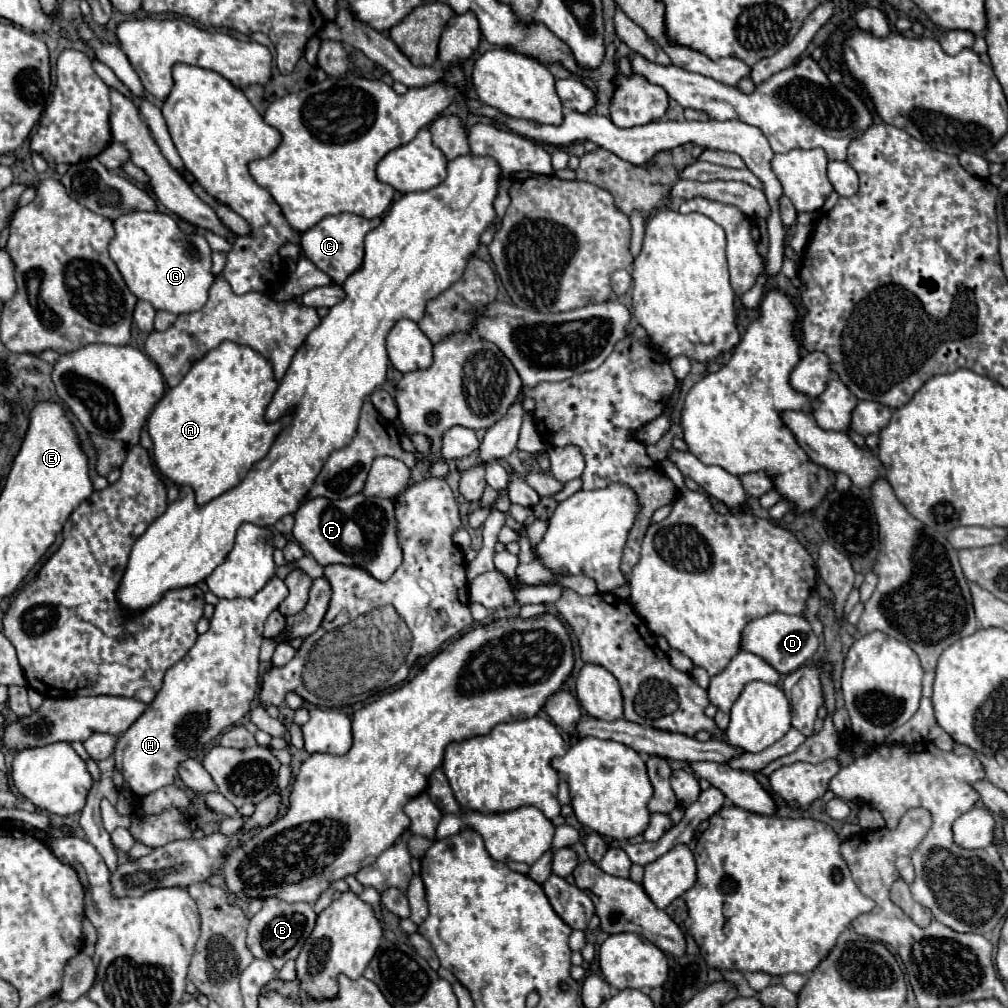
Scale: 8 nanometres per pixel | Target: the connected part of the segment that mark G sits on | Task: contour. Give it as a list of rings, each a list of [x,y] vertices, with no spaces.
[[[135,211],[121,215],[113,221],[113,229],[115,237],[109,243],[109,255],[115,261],[117,269],[121,271],[129,291],[137,299],[149,301],[157,311],[163,309],[175,315],[199,311],[207,303],[207,293],[215,281],[215,275],[211,275],[211,249],[203,235],[183,233],[177,225],[177,219],[161,211]]]

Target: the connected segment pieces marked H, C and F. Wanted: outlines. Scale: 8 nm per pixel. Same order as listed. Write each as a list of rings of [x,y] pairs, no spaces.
[[[273,577],[251,599],[221,599],[215,605],[209,631],[199,635],[191,651],[165,673],[163,687],[157,693],[155,701],[117,741],[113,753],[115,767],[121,771],[125,783],[135,795],[149,795],[165,785],[171,785],[177,773],[177,765],[183,759],[195,759],[199,753],[205,751],[207,743],[211,743],[227,727],[235,725],[251,709],[251,701],[255,699],[259,687],[259,647],[263,641],[263,625],[269,613],[275,611],[279,603],[285,599],[285,595],[287,585],[279,577]]]
[[[353,213],[325,217],[313,229],[309,229],[301,235],[301,247],[319,271],[327,273],[337,285],[341,285],[343,279],[347,279],[347,275],[351,275],[351,271],[357,271],[361,267],[361,263],[363,263],[363,239],[379,223],[381,223],[381,219],[363,219],[359,215],[353,215]]]
[[[357,493],[347,499],[337,499],[333,503],[329,499],[309,499],[297,509],[295,527],[293,527],[293,535],[299,541],[299,545],[307,553],[311,553],[321,567],[327,567],[333,563],[343,563],[343,565],[365,569],[377,581],[387,581],[403,561],[403,551],[401,551],[397,533],[399,531],[397,531],[393,501],[381,499],[381,497],[365,497],[363,493]]]

